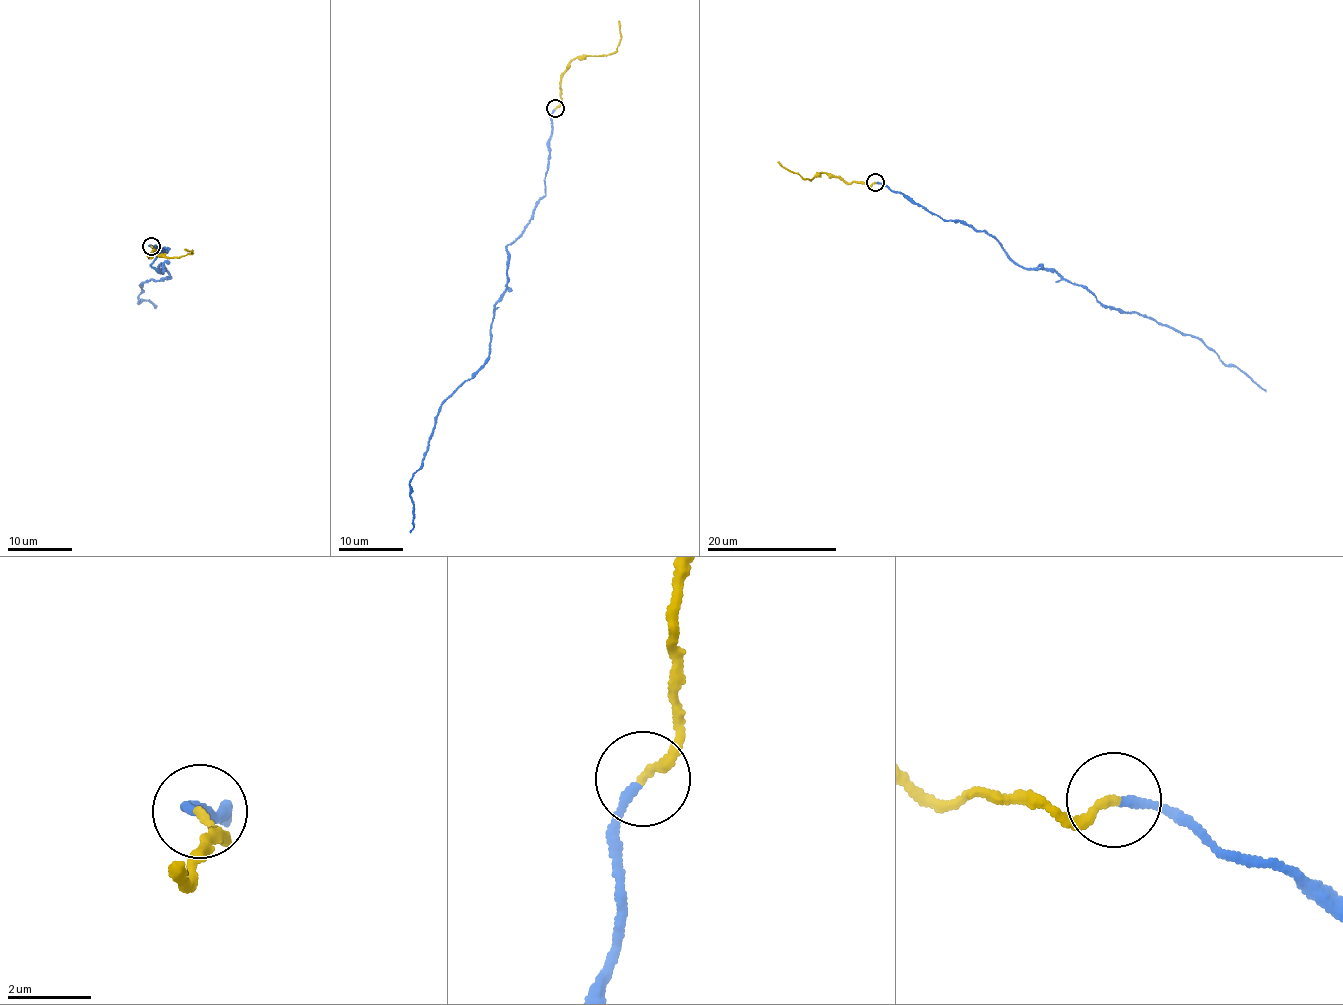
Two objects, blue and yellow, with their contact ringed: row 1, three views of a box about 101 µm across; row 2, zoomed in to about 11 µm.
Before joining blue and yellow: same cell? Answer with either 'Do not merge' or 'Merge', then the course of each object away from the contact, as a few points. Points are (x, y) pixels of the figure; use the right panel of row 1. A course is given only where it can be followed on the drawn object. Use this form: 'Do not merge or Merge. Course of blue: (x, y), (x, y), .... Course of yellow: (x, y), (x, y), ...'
Do not merge. Course of blue: (876, 183), (987, 235), (1024, 268), (1047, 269), (1086, 286), (1101, 303), (1195, 337), (1266, 391). Course of yellow: (874, 183), (843, 182), (821, 173), (810, 181), (783, 168), (777, 162)

